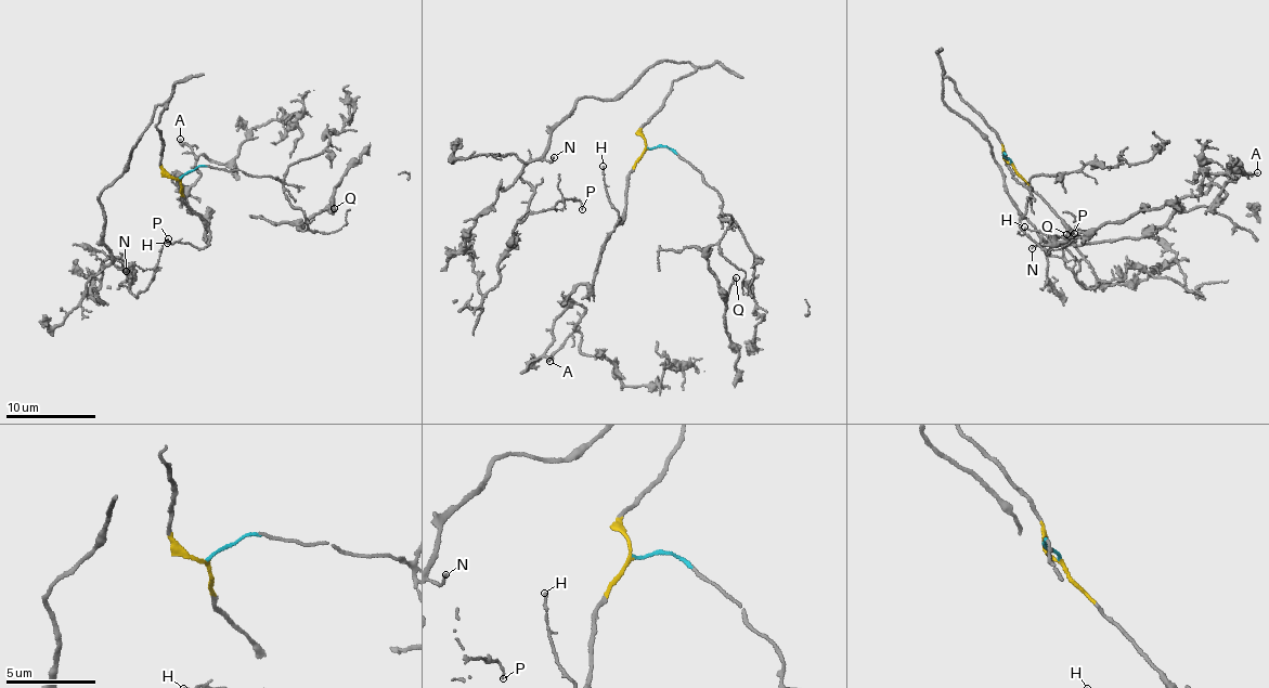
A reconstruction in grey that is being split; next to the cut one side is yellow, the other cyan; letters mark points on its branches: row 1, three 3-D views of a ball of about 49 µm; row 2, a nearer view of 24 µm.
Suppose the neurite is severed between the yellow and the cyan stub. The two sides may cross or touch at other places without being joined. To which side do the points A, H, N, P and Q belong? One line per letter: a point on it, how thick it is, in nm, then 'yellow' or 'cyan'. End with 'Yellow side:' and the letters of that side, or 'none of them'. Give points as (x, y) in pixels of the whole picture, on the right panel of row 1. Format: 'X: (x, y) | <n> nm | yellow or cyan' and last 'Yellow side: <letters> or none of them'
A: (1257, 172) | 190 nm | yellow
H: (1024, 226) | 130 nm | yellow
N: (1032, 248) | 130 nm | yellow
P: (1074, 233) | 110 nm | yellow
Q: (1066, 234) | 240 nm | cyan
Yellow side: A, H, N, P

